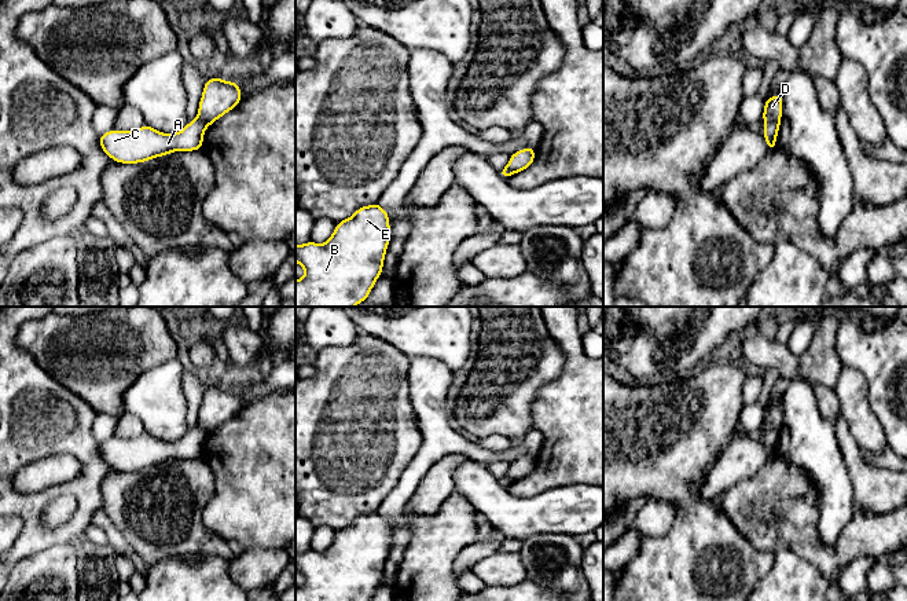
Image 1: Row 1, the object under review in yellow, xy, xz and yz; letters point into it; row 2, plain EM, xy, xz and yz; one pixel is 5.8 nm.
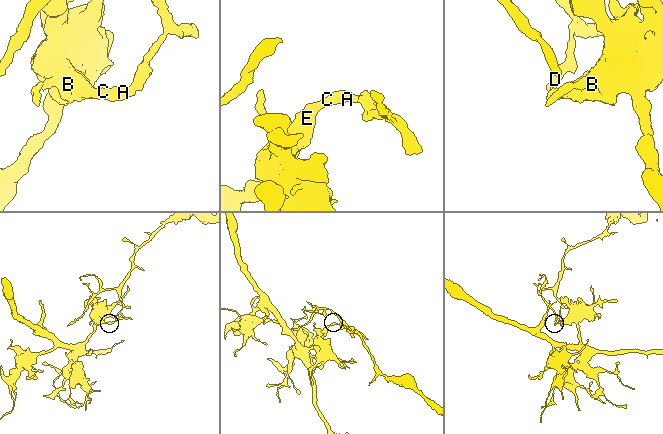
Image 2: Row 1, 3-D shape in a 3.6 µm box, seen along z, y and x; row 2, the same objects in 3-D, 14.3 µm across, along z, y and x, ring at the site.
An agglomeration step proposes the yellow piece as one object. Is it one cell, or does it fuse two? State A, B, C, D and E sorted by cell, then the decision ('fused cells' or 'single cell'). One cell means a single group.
groups A B C E / D; fused cells

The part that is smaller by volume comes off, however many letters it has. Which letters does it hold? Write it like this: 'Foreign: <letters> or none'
Foreign: D

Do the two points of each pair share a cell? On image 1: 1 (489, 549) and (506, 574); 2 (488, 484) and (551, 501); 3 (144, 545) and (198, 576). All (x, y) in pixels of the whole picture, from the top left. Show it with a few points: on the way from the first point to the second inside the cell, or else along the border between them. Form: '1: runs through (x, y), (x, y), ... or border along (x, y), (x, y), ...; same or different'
1: border along (498, 550), (481, 559), (470, 570); different
2: runs through (503, 499), (509, 505), (536, 505); same
3: border along (138, 556), (147, 563), (179, 559); different

